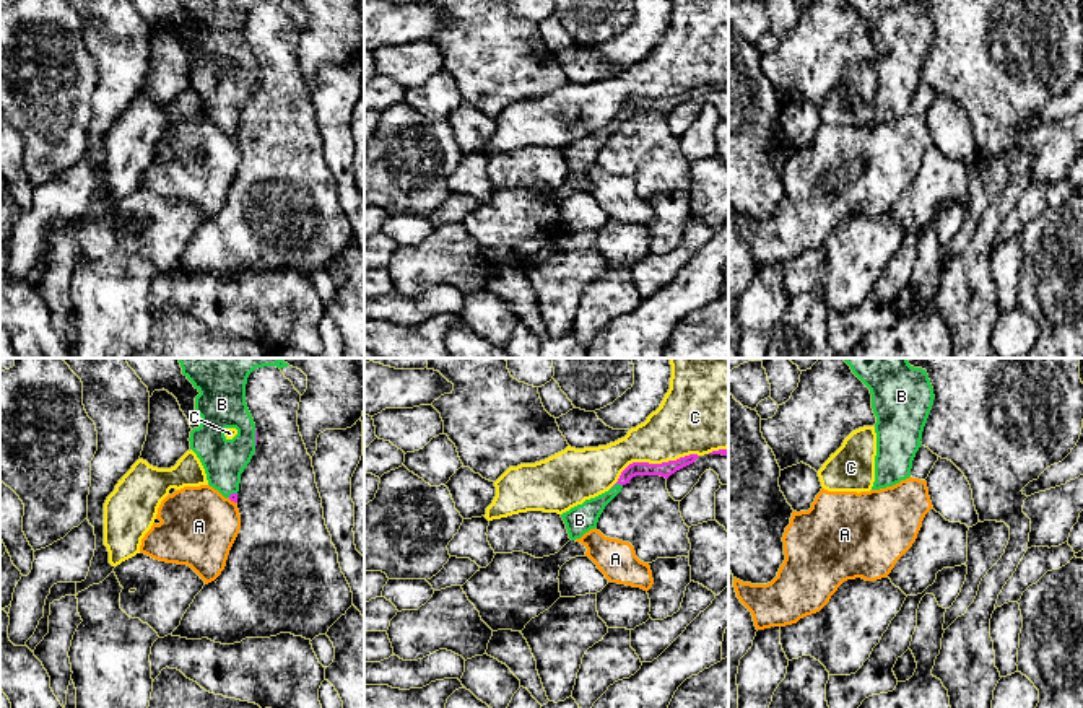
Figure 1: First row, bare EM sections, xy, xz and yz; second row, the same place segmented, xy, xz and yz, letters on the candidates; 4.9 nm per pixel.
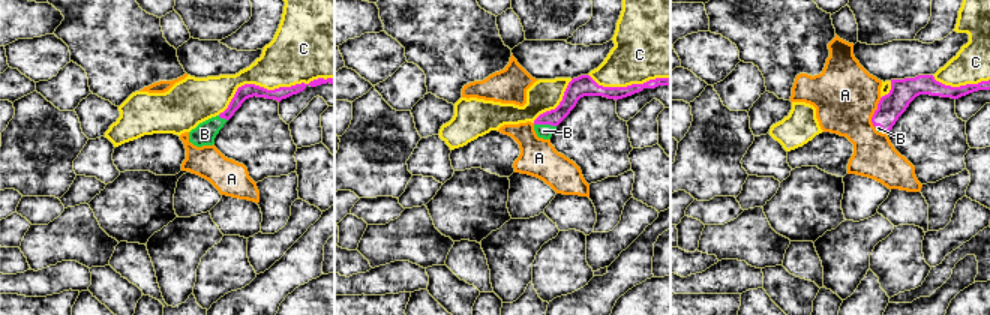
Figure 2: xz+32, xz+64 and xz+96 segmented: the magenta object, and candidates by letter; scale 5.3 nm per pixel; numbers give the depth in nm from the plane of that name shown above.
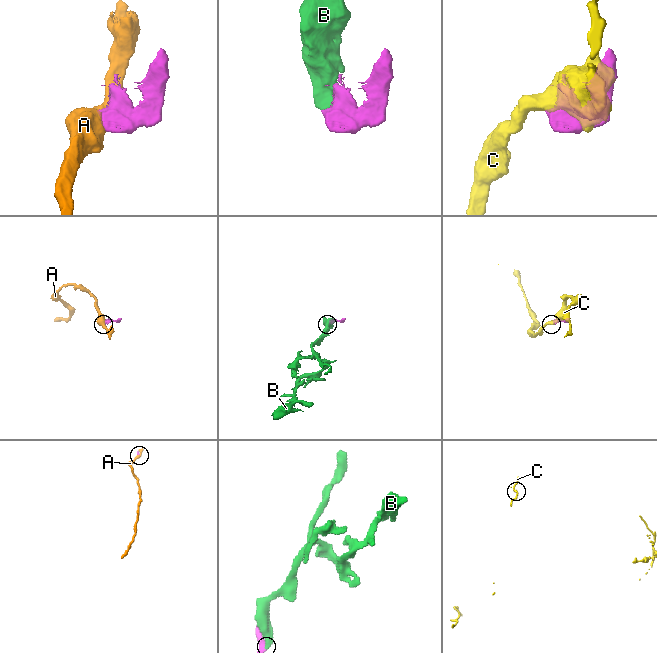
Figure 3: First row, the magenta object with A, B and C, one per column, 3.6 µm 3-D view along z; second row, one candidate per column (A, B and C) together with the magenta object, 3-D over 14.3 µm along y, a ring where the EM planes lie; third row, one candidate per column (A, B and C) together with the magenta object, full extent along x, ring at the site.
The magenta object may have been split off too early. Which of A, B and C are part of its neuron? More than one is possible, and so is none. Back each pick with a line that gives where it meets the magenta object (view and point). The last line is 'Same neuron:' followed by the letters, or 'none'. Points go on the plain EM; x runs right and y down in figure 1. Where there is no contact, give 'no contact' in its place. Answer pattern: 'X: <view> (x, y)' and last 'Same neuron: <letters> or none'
B: xz (617, 118)
Same neuron: B

